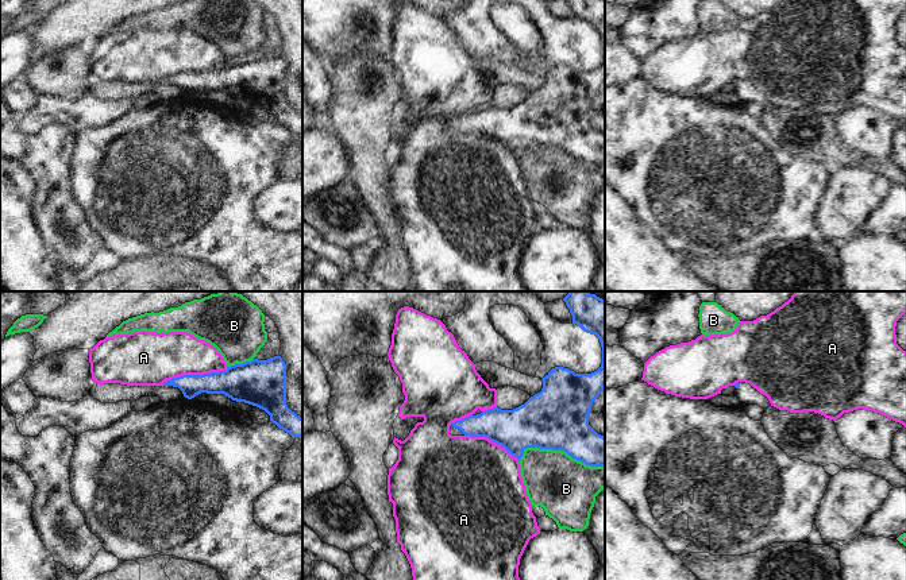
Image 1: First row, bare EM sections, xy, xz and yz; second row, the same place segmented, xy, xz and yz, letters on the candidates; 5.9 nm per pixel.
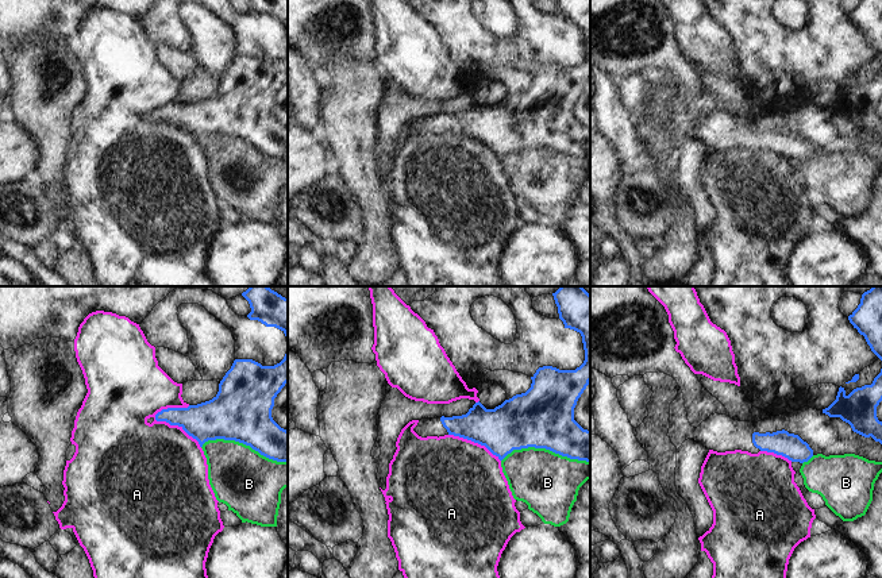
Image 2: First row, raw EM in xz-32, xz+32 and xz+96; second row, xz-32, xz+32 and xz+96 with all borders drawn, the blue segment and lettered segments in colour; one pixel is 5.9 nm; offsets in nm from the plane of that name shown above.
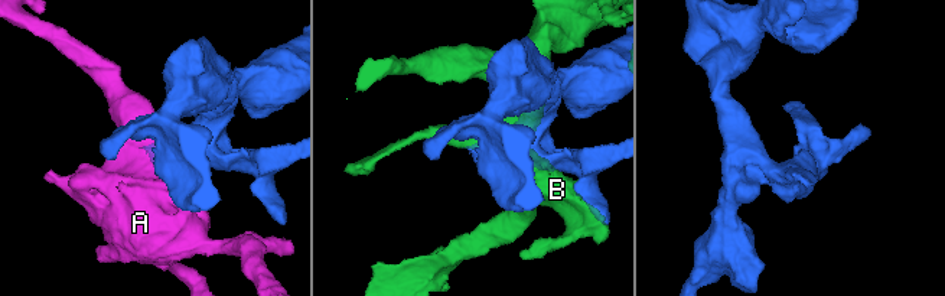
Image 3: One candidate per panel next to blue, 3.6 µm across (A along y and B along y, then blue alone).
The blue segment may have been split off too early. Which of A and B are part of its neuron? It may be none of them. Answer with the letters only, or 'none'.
none

